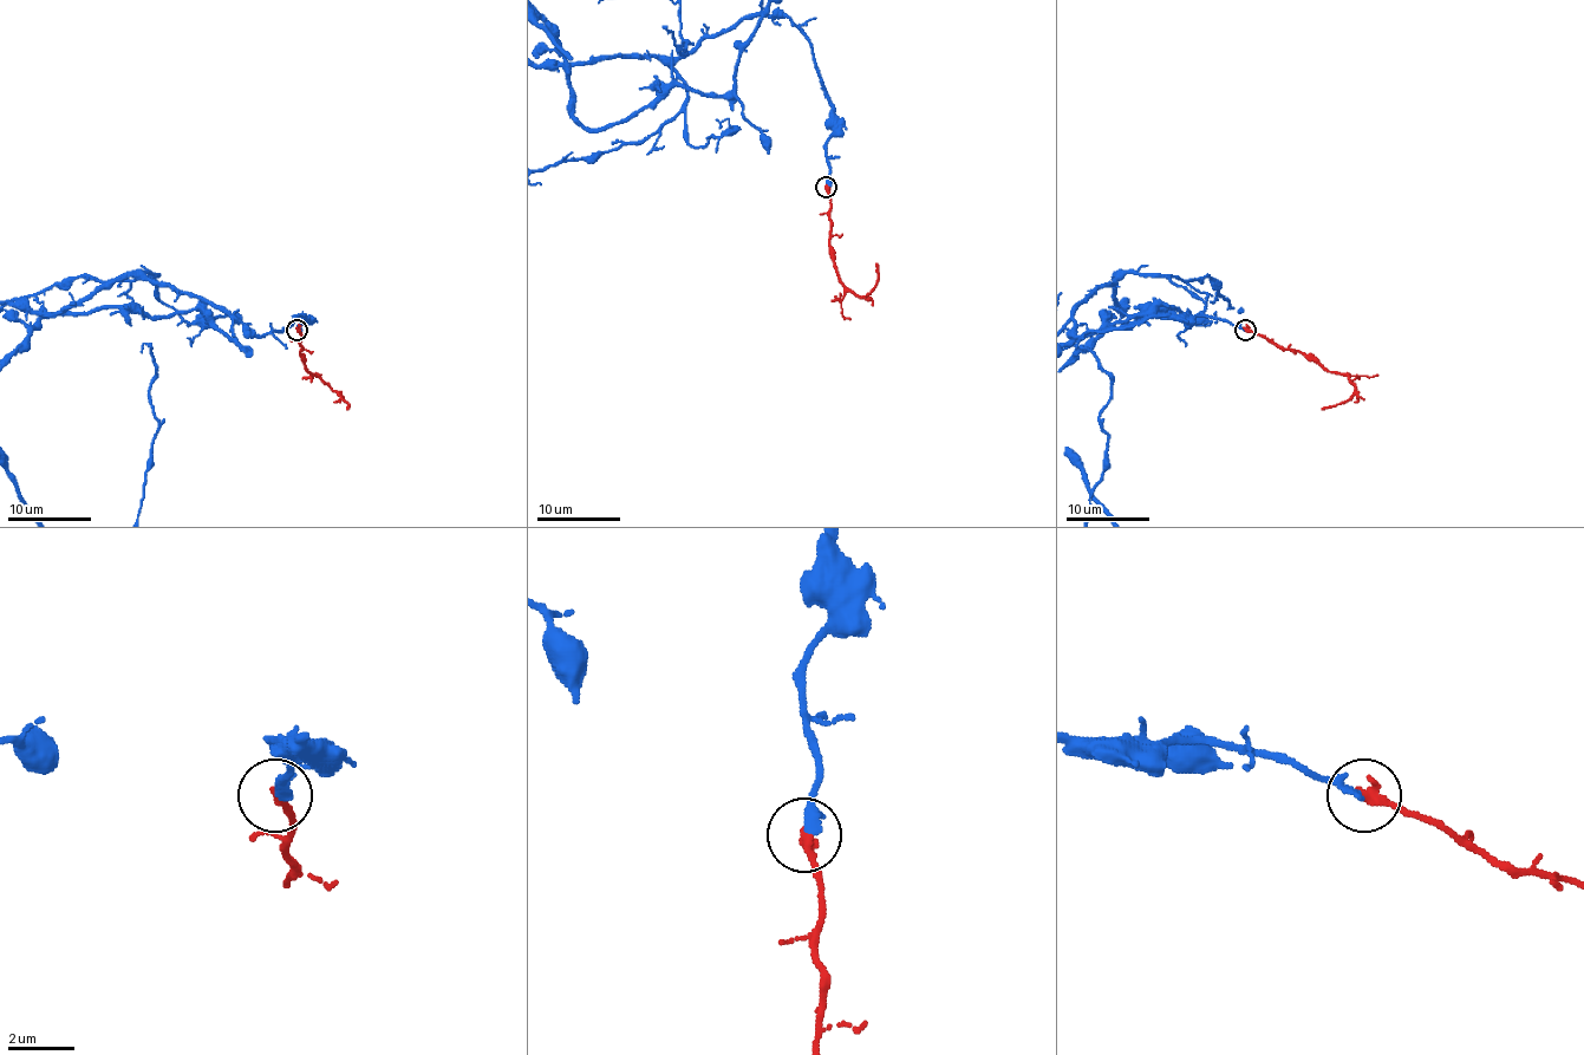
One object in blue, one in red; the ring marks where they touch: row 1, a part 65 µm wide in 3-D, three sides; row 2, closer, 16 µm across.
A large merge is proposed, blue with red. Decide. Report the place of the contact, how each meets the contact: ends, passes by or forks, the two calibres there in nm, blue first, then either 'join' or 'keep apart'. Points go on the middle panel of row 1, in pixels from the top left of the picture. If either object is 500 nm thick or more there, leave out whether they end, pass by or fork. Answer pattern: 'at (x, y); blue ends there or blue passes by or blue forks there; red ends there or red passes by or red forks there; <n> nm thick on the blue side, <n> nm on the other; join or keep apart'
at (826, 187); blue ends there; red ends there; 240 nm thick on the blue side, 240 nm on the other; join

